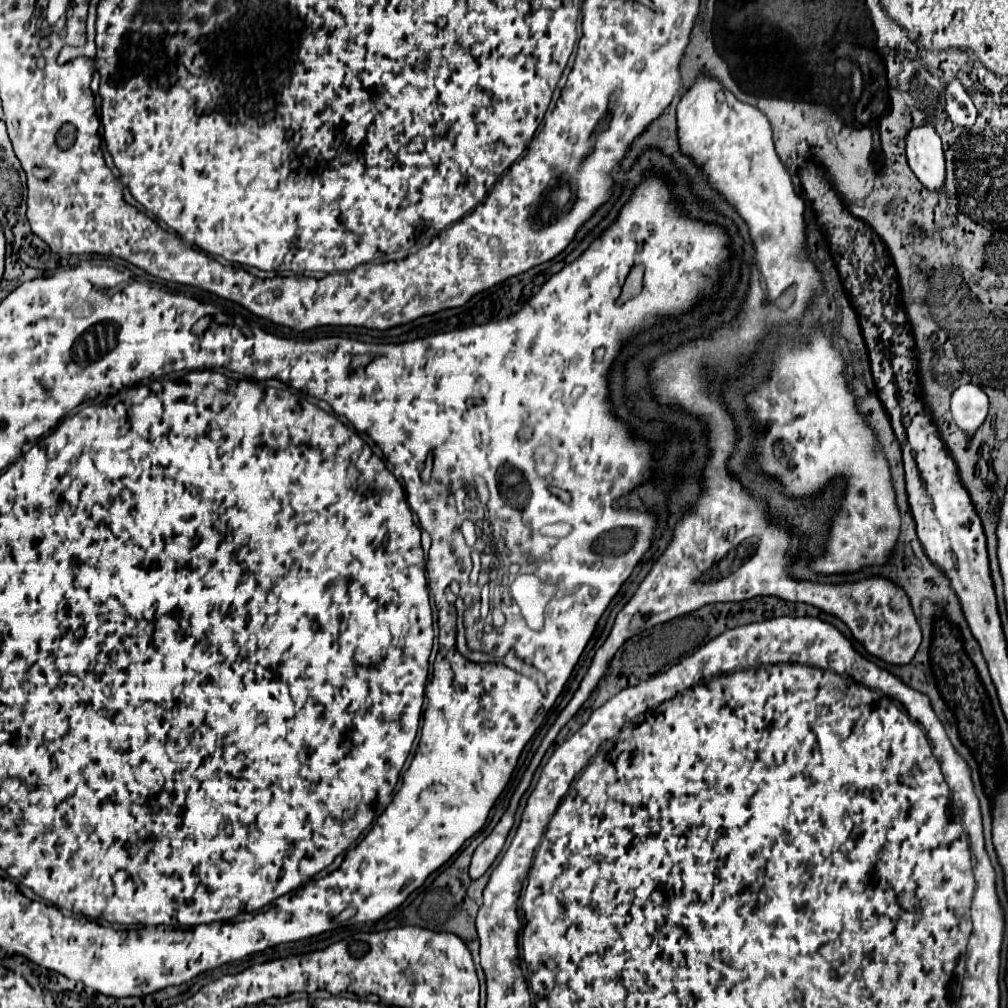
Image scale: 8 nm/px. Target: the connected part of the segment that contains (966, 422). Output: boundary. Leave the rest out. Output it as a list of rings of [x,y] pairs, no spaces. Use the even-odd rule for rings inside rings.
[[[961,385],[951,395],[953,421],[967,435],[973,435],[981,427],[987,417],[987,407],[989,399],[977,385]]]

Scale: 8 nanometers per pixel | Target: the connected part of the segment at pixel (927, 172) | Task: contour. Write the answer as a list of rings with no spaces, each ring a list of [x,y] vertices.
[[[931,125],[907,133],[907,159],[917,179],[929,191],[945,191],[945,157],[941,139]]]

